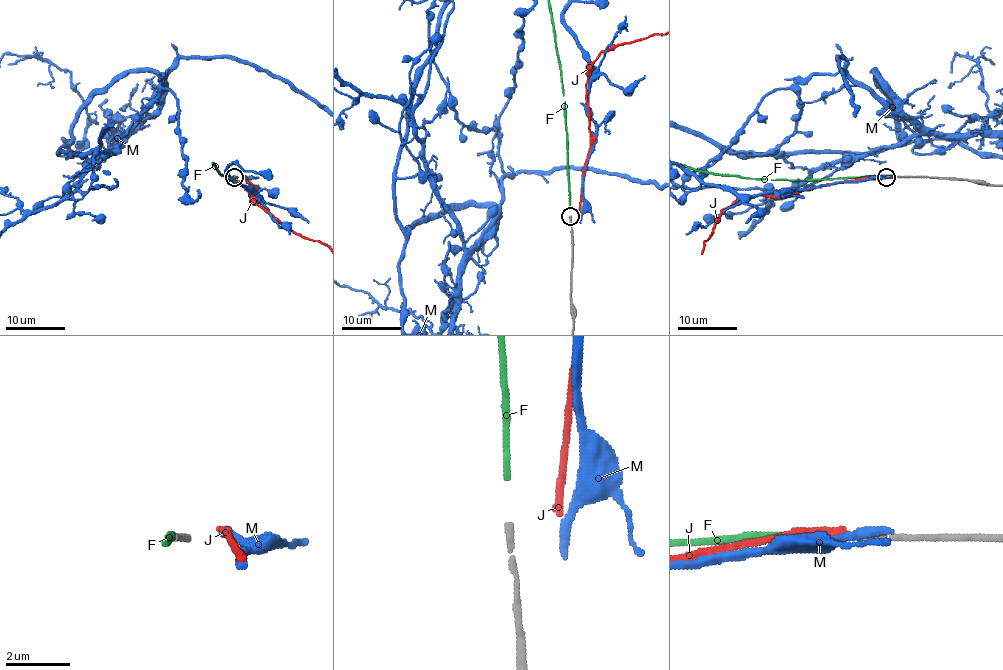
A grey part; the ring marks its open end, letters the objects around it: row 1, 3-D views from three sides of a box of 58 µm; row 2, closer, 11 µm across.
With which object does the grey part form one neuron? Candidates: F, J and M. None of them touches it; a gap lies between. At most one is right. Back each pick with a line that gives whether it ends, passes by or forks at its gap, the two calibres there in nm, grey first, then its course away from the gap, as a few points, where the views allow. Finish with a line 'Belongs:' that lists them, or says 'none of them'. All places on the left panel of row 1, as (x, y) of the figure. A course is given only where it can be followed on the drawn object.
F: it ends | 200/200 nm
Belongs: F

